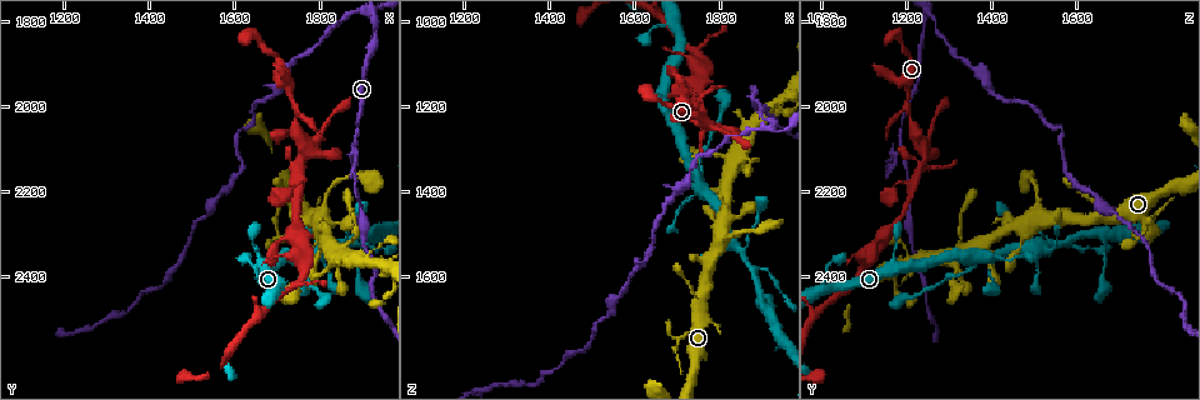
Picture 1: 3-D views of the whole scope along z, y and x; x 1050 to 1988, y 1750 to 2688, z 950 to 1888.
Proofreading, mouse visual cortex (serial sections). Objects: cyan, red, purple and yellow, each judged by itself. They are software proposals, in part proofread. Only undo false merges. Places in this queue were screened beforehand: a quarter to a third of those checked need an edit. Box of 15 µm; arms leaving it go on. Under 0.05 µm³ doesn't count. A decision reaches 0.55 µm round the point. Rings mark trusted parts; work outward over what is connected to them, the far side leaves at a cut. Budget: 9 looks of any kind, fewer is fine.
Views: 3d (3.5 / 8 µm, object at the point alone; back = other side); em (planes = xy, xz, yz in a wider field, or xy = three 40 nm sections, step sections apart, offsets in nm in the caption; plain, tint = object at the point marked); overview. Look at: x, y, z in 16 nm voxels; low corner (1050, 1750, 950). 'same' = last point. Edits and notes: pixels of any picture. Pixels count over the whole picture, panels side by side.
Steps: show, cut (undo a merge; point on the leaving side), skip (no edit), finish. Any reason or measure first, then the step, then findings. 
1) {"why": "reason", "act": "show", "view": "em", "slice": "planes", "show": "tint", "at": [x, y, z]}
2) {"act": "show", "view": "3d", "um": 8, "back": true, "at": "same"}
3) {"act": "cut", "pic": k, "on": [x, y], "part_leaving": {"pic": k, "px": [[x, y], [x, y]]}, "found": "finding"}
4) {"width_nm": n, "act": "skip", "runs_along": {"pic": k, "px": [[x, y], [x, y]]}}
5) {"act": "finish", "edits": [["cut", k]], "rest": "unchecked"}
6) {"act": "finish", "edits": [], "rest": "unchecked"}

{"why": "a fork", "act": "show", "view": "3d", "um": 3.5, "back": true, "at": [1755, 2260, 1660]}

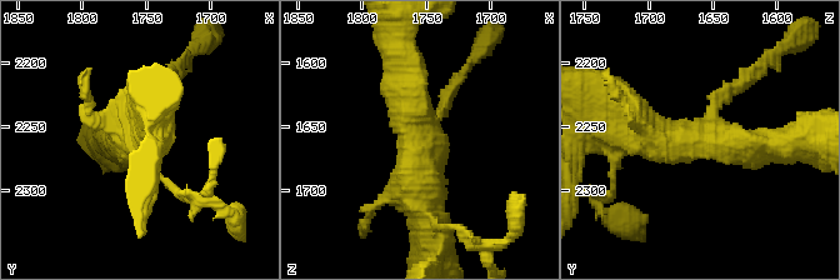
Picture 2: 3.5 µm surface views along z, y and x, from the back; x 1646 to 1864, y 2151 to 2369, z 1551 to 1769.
{"arms": 3, "arm_widths_nm": [150, 450, 600], "why": "now the EM", "act": "show", "view": "em", "slice": "xy", "step": 5, "show": "tint", "at": [1760, 2260, 1660]}

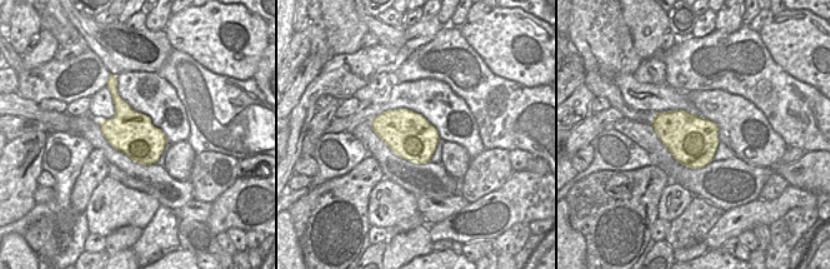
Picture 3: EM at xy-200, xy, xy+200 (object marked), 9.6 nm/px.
{"act": "skip", "runs_along": {"pic": 2, "px": [[429, 215], [418, 189], [403, 58]]}, "found": "all the same cell"}

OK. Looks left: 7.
{"act": "show", "view": "3d", "um": 8, "at": [1760, 2385, 1335]}

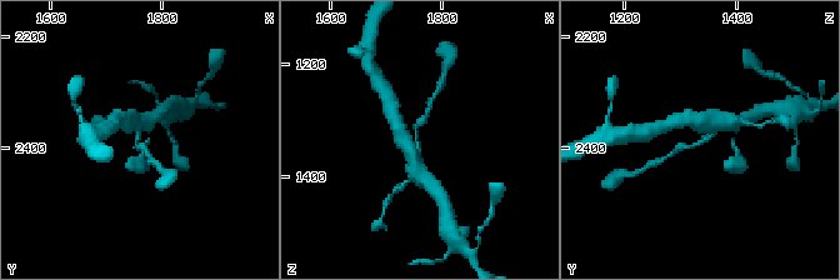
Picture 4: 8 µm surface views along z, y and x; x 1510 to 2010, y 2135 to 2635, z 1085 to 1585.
{"act": "show", "view": "3d", "um": 3.5, "at": [1760, 2390, 1340]}

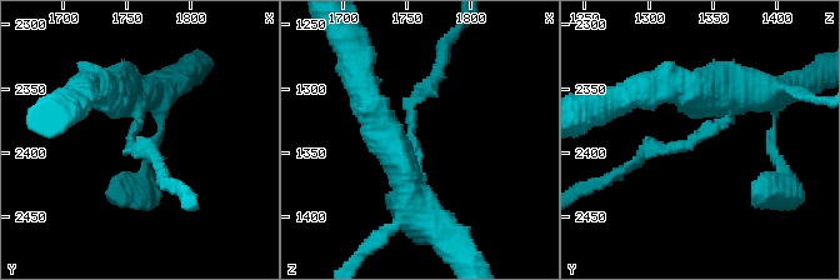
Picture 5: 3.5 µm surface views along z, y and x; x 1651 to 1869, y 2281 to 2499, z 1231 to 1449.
{"arm_widths_nm": [200, 400], "act": "show", "view": "em", "slice": "xy", "step": 1, "show": "tint", "at": [1754, 2388, 1340]}

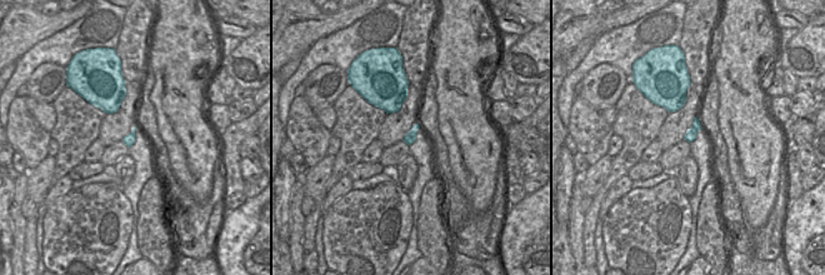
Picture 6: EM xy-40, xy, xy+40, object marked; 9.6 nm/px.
{"act": "cut", "pic": 5, "on": [674, 148], "part_leaving": {"pic": 5, "px": [[714, 129], [689, 144], [646, 148], [615, 175]]}, "found": "a second cell is stuck on"}

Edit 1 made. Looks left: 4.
{"act": "show", "view": "3d", "um": 3.5, "back": true, "at": [1760, 2095, 1230]}

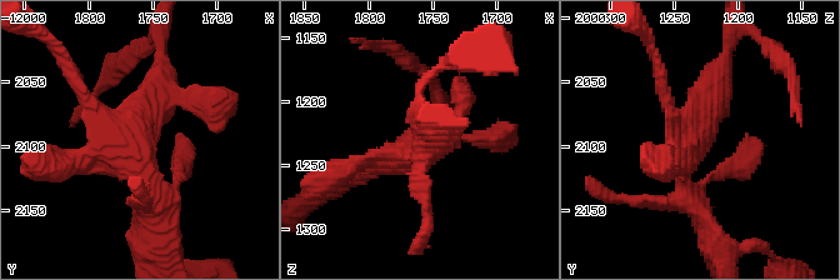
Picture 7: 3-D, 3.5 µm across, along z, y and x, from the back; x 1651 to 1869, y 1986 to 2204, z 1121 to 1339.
{"arms": 4, "arm_widths_nm": [200, 250, 250, 350], "why": "shape alone is not enough", "act": "show", "view": "em", "slice": "xy", "step": 1, "show": "tint", "at": [1768, 2092, 1238]}

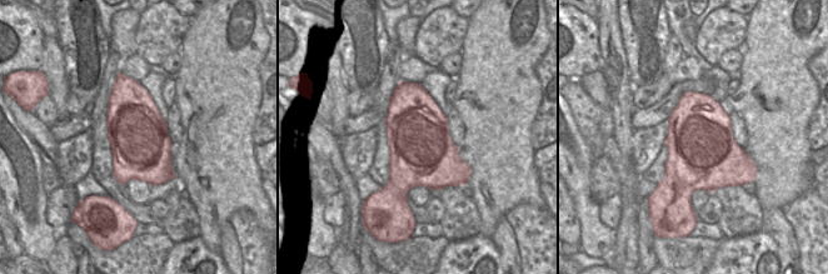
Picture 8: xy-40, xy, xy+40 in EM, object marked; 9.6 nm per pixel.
{"act": "skip", "runs_along": {"pic": 7, "px": [[720, 65], [681, 160], [695, 206]]}, "found": "all the same cell"}

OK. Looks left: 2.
{"why": "thin neck", "act": "show", "view": "3d", "um": 3.5, "at": [1865, 2320, 1330]}

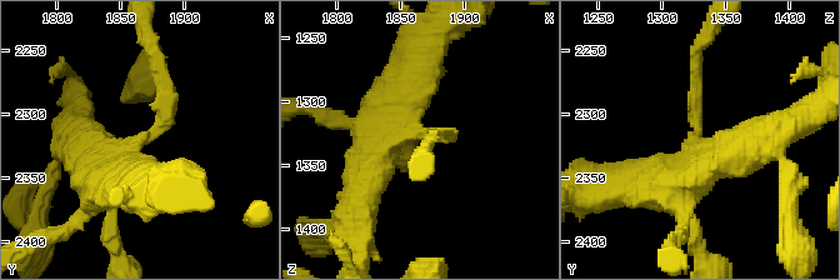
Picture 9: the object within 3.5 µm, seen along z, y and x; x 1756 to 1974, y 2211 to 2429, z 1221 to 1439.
{"arm_widths_nm": [150, 400], "act": "show", "view": "em", "slice": "xy", "step": 2, "show": "tint", "at": [1872, 2316, 1328]}

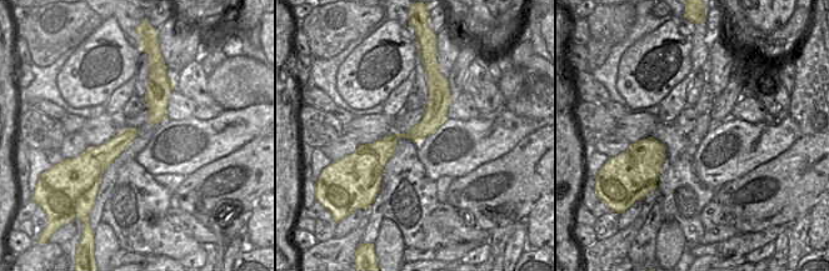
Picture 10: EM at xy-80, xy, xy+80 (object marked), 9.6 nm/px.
{"act": "skip", "runs_along": {"pic": 10, "px": [[435, 84], [435, 115], [398, 135], [378, 171]]}, "found": "one cell here"}

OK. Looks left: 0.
{"act": "finish", "edits": [["cut", 5]], "rest": "unchecked"}

